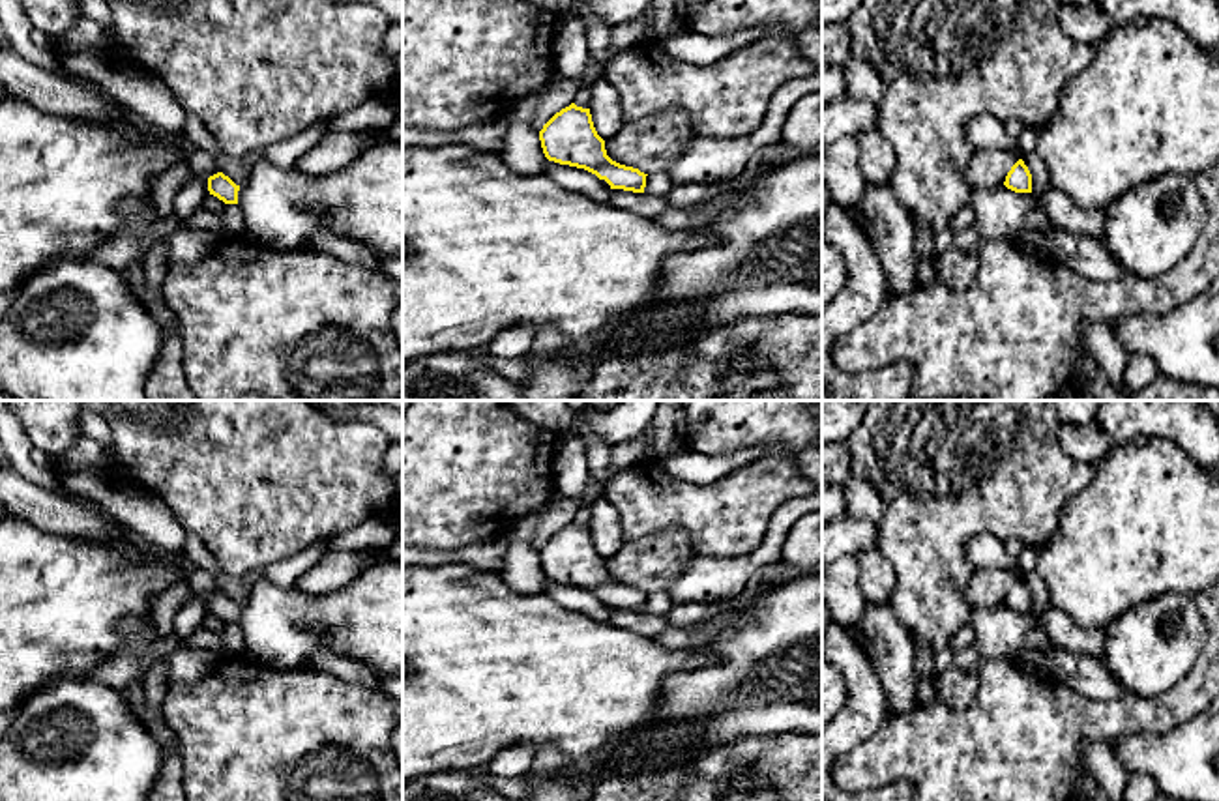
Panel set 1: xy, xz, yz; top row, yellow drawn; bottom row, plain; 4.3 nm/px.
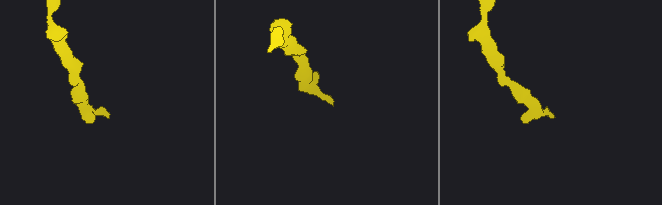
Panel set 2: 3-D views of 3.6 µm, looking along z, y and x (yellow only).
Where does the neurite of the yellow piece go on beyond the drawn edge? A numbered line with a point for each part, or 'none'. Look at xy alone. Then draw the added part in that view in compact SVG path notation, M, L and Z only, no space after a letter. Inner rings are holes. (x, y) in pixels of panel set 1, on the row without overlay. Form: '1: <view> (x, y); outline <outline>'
1: xy (283, 629); outline M380 556L345 588L313 595L279 588L260 578L238 610L243 657L277 670L313 668L313 657L328 648L367 666L376 676L403 674L403 563Z

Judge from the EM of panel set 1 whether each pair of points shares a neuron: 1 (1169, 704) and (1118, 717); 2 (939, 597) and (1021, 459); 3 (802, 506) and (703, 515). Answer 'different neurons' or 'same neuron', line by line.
1: same neuron
2: same neuron
3: different neurons

